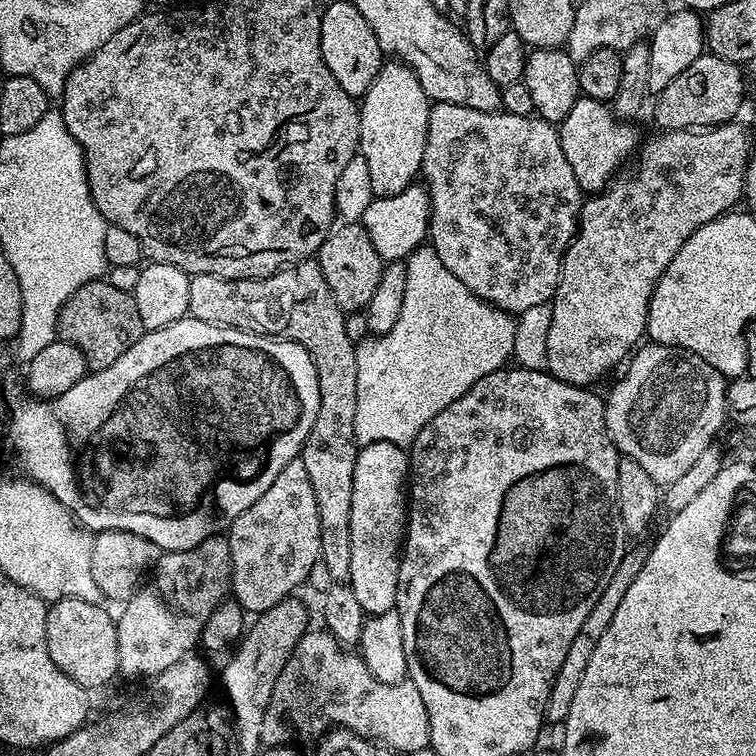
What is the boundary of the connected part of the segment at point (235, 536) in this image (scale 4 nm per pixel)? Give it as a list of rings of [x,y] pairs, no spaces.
[[[299,458],[280,471],[270,490],[250,510],[231,521],[226,539],[232,563],[230,592],[245,613],[270,610],[270,606],[289,599],[295,593],[292,591],[307,581],[310,568],[320,559],[320,527],[314,486],[310,486],[306,466]]]

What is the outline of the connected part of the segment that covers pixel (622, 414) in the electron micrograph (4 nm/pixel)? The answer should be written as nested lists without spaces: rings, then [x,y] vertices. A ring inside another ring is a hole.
[[[651,342],[641,343],[633,351],[623,372],[624,377],[604,400],[604,417],[610,438],[621,457],[638,462],[638,466],[642,466],[642,470],[646,470],[656,484],[673,484],[686,470],[690,470],[702,450],[717,439],[724,420],[726,424],[729,381],[714,366],[710,366],[710,362],[698,358],[698,354],[687,352],[685,348]]]

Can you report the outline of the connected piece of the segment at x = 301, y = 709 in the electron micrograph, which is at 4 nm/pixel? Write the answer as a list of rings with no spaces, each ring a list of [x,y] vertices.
[[[319,631],[305,632],[298,646],[294,646],[294,654],[290,654],[286,666],[282,666],[282,674],[278,674],[278,682],[274,682],[274,694],[262,718],[261,745],[287,745],[291,741],[288,739],[292,736],[292,728],[302,739],[308,740],[311,736],[319,738],[338,727],[350,730],[377,745],[385,744],[396,752],[420,752],[423,748],[427,749],[430,745],[430,718],[426,714],[426,705],[422,703],[422,694],[418,694],[418,686],[414,686],[407,678],[397,684],[378,682],[378,678],[374,678],[374,674],[370,674],[364,665],[361,656],[339,644],[328,631]]]

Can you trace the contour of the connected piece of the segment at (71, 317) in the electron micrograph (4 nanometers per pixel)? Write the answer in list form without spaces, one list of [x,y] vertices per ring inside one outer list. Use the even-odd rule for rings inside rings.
[[[106,278],[82,285],[60,311],[59,339],[78,346],[92,372],[114,366],[114,362],[118,362],[118,358],[122,358],[122,354],[126,354],[126,350],[130,350],[130,346],[134,346],[145,331],[142,318],[138,318],[138,306],[134,306],[132,293],[110,286]]]

